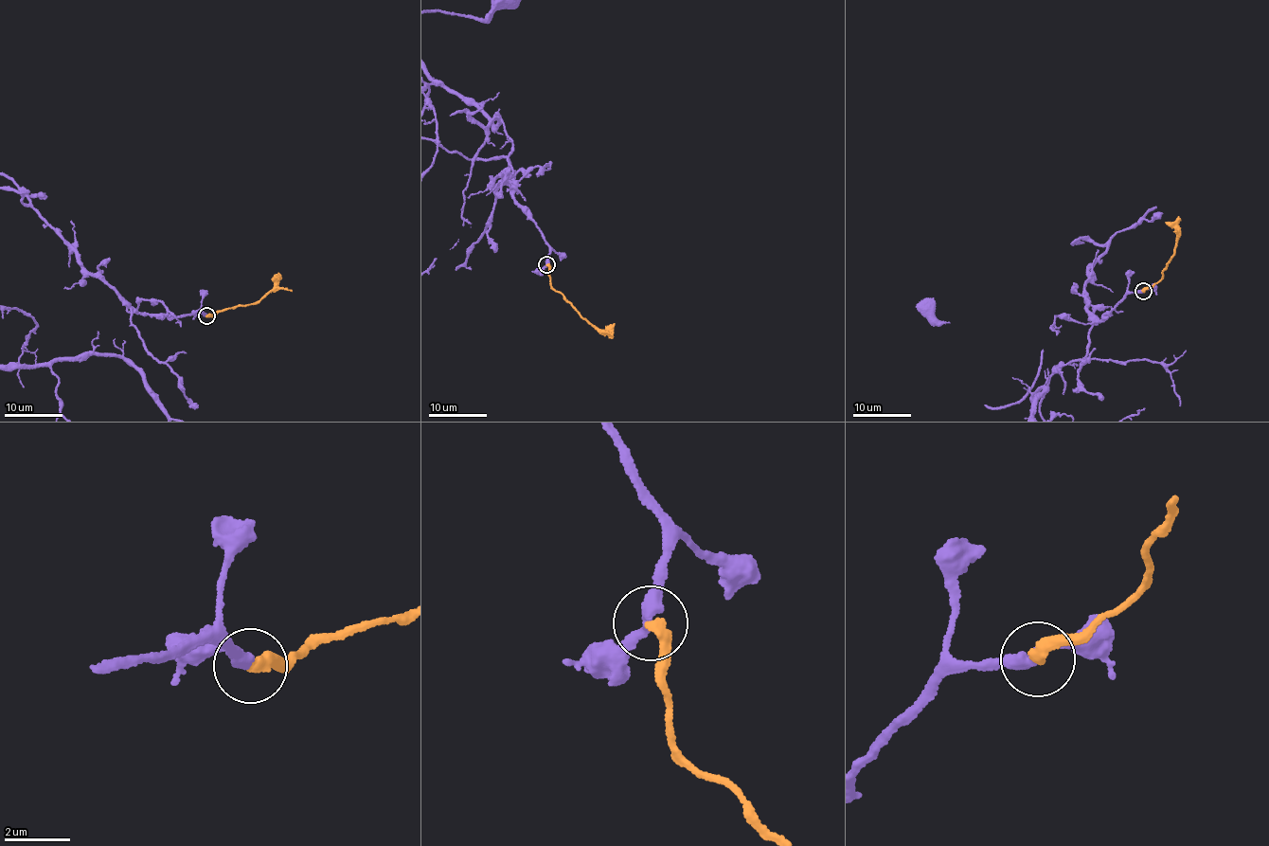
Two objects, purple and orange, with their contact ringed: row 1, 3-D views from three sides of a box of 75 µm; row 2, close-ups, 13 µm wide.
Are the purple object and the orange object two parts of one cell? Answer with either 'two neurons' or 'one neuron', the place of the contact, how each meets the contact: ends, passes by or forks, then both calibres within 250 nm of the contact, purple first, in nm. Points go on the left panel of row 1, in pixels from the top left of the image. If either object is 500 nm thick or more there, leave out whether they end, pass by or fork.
one neuron; at (206, 315); purple passes by; orange ends there; 320 nm thick on the purple side, 360 nm on the other

